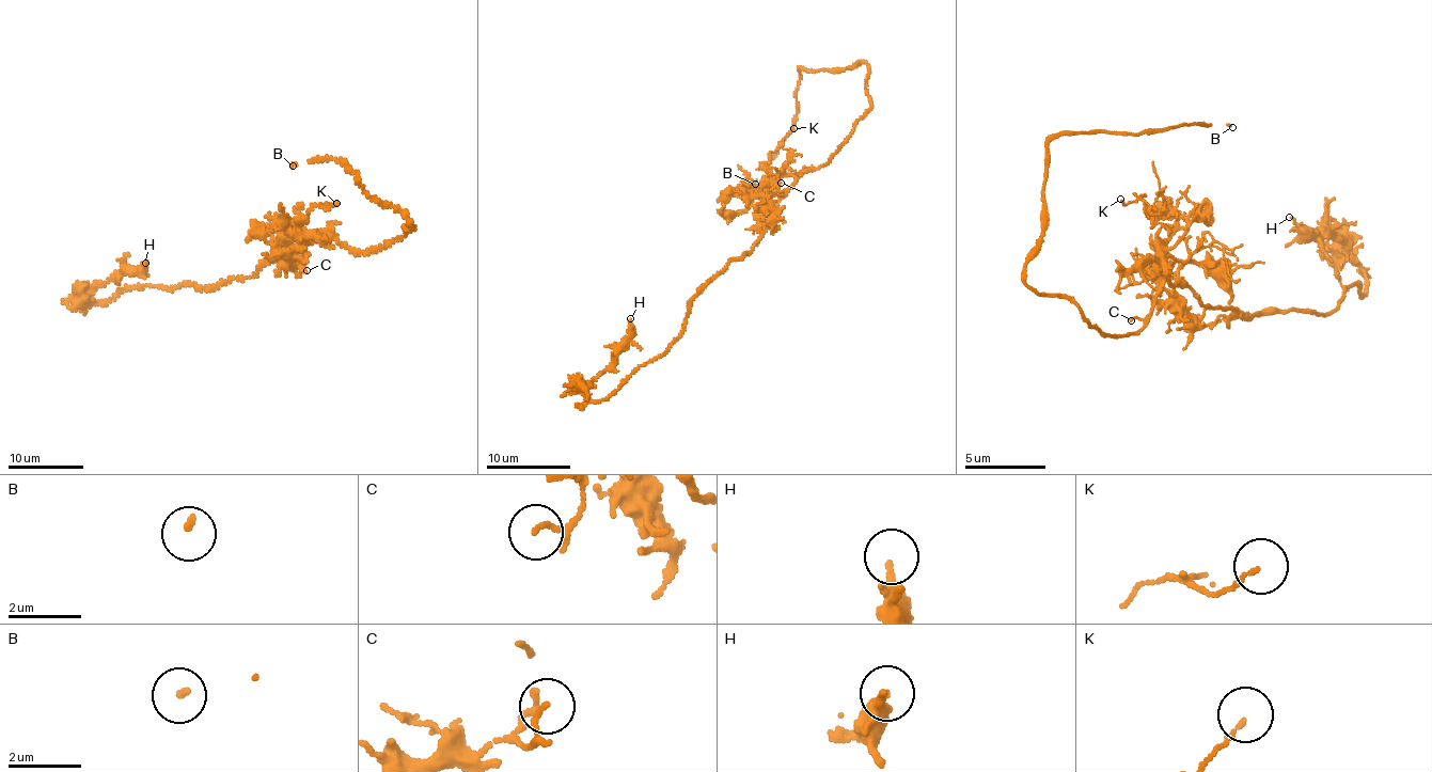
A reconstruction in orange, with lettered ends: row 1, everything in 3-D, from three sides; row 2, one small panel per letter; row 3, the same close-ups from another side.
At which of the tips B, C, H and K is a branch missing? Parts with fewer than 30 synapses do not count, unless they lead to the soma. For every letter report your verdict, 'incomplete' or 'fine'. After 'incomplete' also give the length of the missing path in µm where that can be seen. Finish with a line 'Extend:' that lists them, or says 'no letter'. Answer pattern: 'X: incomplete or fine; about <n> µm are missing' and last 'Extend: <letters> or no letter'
B: incomplete; about 8 µm are missing
C: fine
H: fine
K: fine
Extend: B

